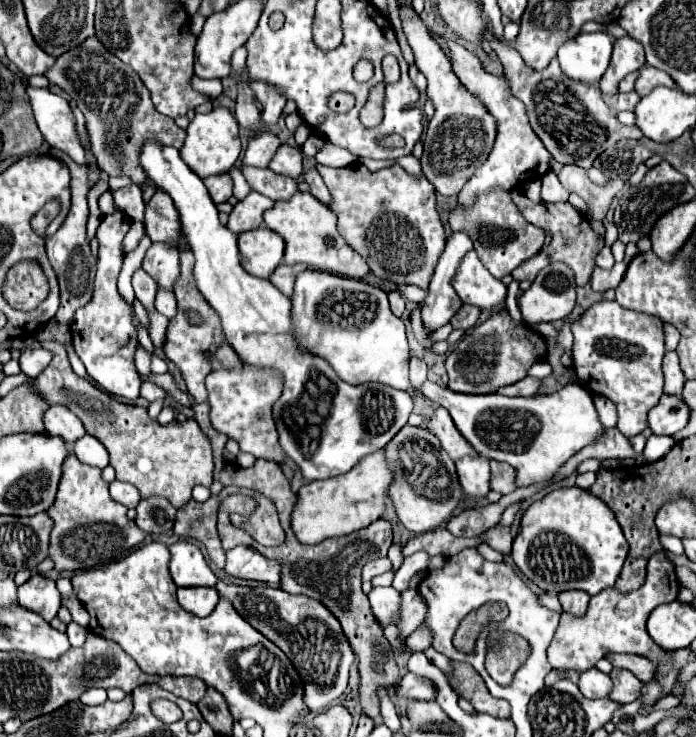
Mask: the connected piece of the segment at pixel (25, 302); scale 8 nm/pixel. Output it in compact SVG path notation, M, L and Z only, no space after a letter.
M18 262L6 276L4 298L16 310L34 310L48 296L48 282L36 262Z

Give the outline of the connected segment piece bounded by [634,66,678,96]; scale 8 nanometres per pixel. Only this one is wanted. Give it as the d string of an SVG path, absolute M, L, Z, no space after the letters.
M652 66L640 68L640 76L638 76L638 80L636 80L636 88L634 88L634 90L636 90L640 96L646 96L646 94L650 94L656 86L678 88L676 82L674 82L668 74L664 74L662 70L656 70L656 68L652 68Z

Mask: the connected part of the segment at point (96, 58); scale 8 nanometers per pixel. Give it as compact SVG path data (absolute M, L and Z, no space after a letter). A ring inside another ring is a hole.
M96 36L86 38L80 46L58 56L56 66L48 70L46 78L50 80L50 84L60 86L72 100L76 100L86 118L92 152L98 160L100 170L104 170L108 176L128 174L134 184L142 186L144 182L148 182L138 164L142 142L152 138L160 144L180 148L186 138L186 132L178 128L172 118L160 114L154 108L150 92L146 90L140 76L122 60L112 56Z

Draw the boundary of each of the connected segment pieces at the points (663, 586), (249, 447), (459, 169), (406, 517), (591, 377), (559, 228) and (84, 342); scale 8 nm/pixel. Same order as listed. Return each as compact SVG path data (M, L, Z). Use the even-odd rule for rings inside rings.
M664 552L654 554L646 568L646 580L638 590L622 594L614 588L604 588L600 594L592 596L584 618L576 618L566 612L560 616L560 624L556 628L552 644L548 646L548 662L552 664L552 668L576 672L592 668L600 658L604 658L610 652L640 654L658 666L670 662L666 650L662 650L646 632L646 620L656 606L676 600L678 590L680 584L676 580L674 564L664 556Z
M242 364L242 370L212 370L206 378L210 422L212 426L240 444L242 452L256 458L284 462L288 456L280 450L276 424L272 418L272 406L282 394L282 378L276 370L264 370Z
M400 10L400 20L408 44L416 58L416 68L428 80L428 98L434 104L434 118L430 120L424 142L424 154L420 158L424 176L434 184L436 192L442 196L456 196L462 186L470 180L474 170L482 166L484 158L492 152L496 140L496 118L462 86L458 76L452 72L450 60L438 46L438 42L430 36L428 28L420 20L414 10Z
M404 426L388 446L384 446L386 462L394 474L388 486L388 498L396 508L396 514L406 530L424 534L434 530L440 522L448 520L460 502L462 486L452 458L440 446L440 440L426 428Z
M596 302L576 326L574 334L574 370L580 384L592 394L610 398L618 406L618 430L624 436L640 434L648 424L646 416L662 396L662 358L664 358L664 322L656 316L626 310L618 302Z
M512 190L512 200L516 202L516 206L520 208L522 216L528 222L532 222L534 226L540 226L542 230L550 230L552 232L552 242L540 254L536 254L528 262L520 264L512 272L514 280L528 280L528 282L532 282L536 278L536 274L544 266L548 266L552 262L564 262L566 266L572 268L574 278L576 278L576 286L584 286L590 280L590 274L592 274L592 268L594 268L594 258L600 252L600 248L604 246L604 240L590 228L588 220L570 202L558 202L558 204L538 202L538 204L534 204L520 190Z
M114 210L112 214L106 214L98 226L96 238L98 238L98 272L94 282L94 296L92 300L76 312L76 320L70 326L72 330L72 342L76 348L76 354L86 366L88 376L104 388L108 394L114 394L118 398L136 400L140 396L140 376L134 366L134 348L136 348L136 328L132 322L132 308L122 300L116 288L118 272L122 268L122 238L130 230L130 216L124 210Z

